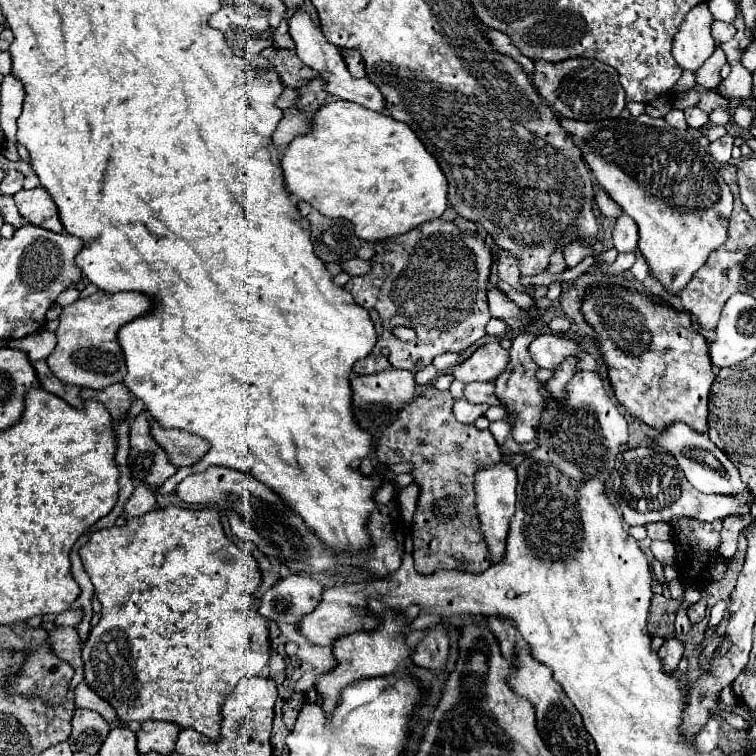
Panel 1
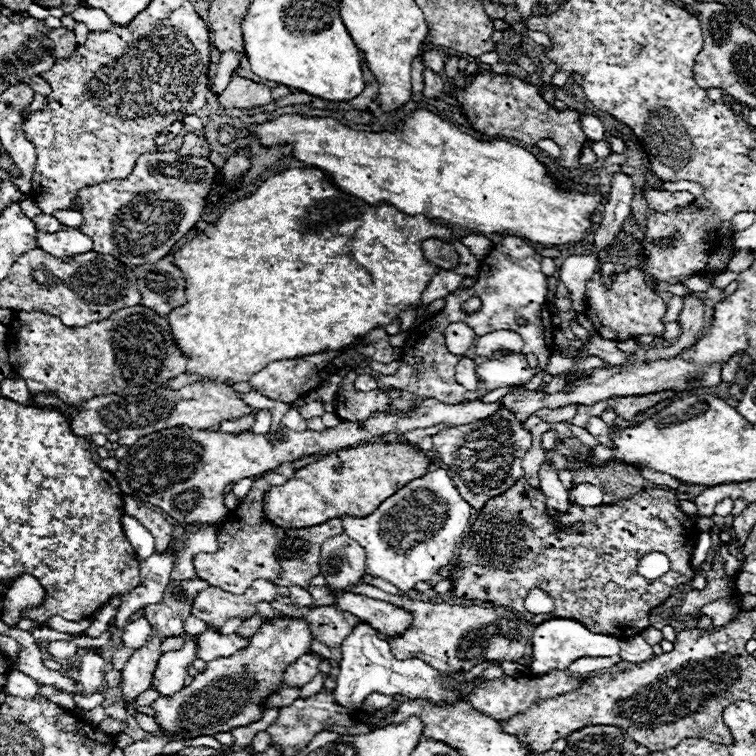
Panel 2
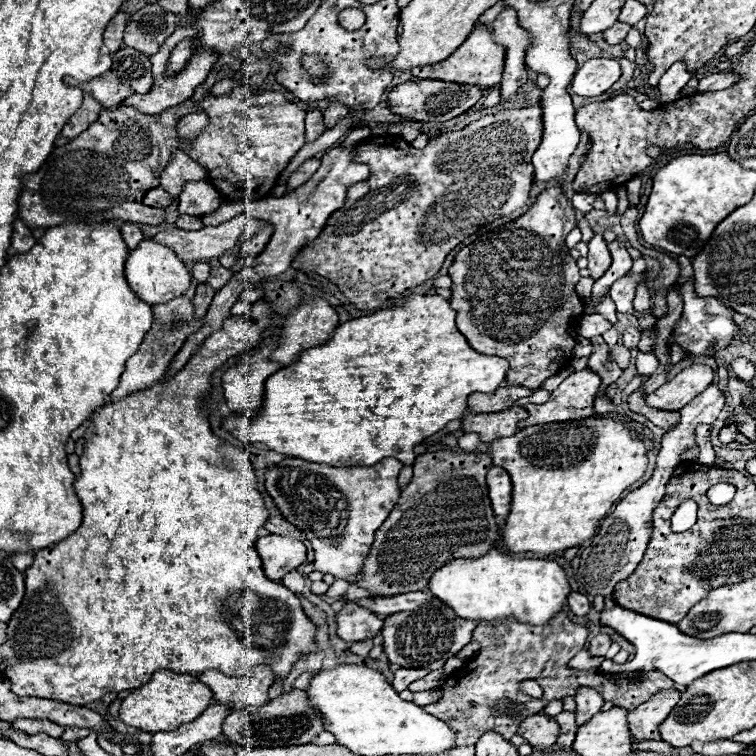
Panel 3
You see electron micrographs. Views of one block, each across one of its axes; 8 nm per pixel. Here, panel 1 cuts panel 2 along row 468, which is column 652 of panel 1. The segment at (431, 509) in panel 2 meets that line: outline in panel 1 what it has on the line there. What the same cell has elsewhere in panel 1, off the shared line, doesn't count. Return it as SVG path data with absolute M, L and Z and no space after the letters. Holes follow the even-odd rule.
M680 422L680 424L668 424L668 428L664 428L664 432L656 432L656 436L652 436L650 442L664 448L668 454L672 454L676 458L676 462L680 464L688 482L694 488L698 488L700 492L708 492L708 494L710 492L714 492L714 494L748 492L748 488L744 486L744 482L738 476L738 470L732 466L732 462L726 458L726 454L710 442L708 434L692 432L692 428L688 428L688 424Z

